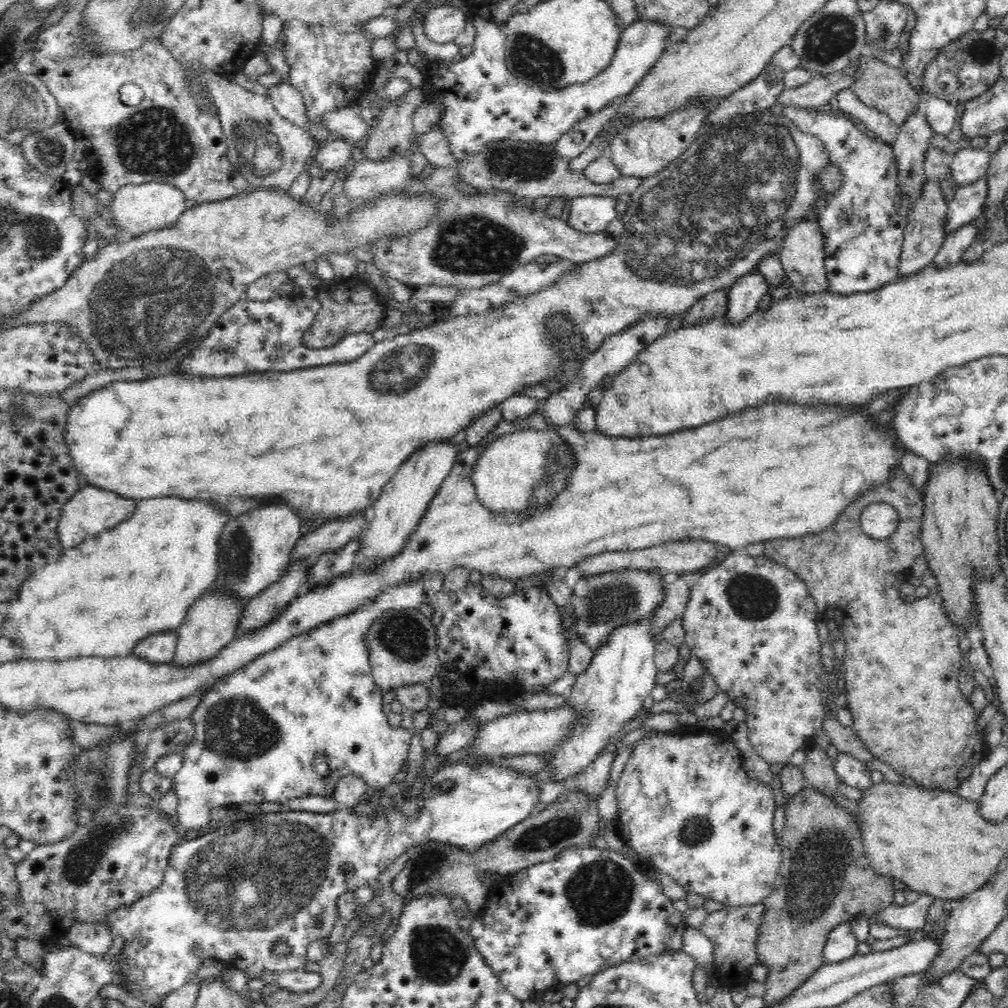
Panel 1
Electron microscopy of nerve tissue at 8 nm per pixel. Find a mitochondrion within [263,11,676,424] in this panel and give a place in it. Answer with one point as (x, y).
(472, 244)

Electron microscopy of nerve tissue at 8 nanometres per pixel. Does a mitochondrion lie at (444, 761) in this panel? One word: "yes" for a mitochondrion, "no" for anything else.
no

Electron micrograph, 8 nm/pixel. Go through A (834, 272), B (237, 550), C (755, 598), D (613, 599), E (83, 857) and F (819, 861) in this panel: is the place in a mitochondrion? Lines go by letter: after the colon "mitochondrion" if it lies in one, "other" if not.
A: other
B: mitochondrion
C: mitochondrion
D: mitochondrion
E: mitochondrion
F: mitochondrion

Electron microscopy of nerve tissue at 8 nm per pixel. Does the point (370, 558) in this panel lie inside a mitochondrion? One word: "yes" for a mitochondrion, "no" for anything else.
no

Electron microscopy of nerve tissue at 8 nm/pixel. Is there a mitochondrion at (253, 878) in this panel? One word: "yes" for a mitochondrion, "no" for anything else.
yes

